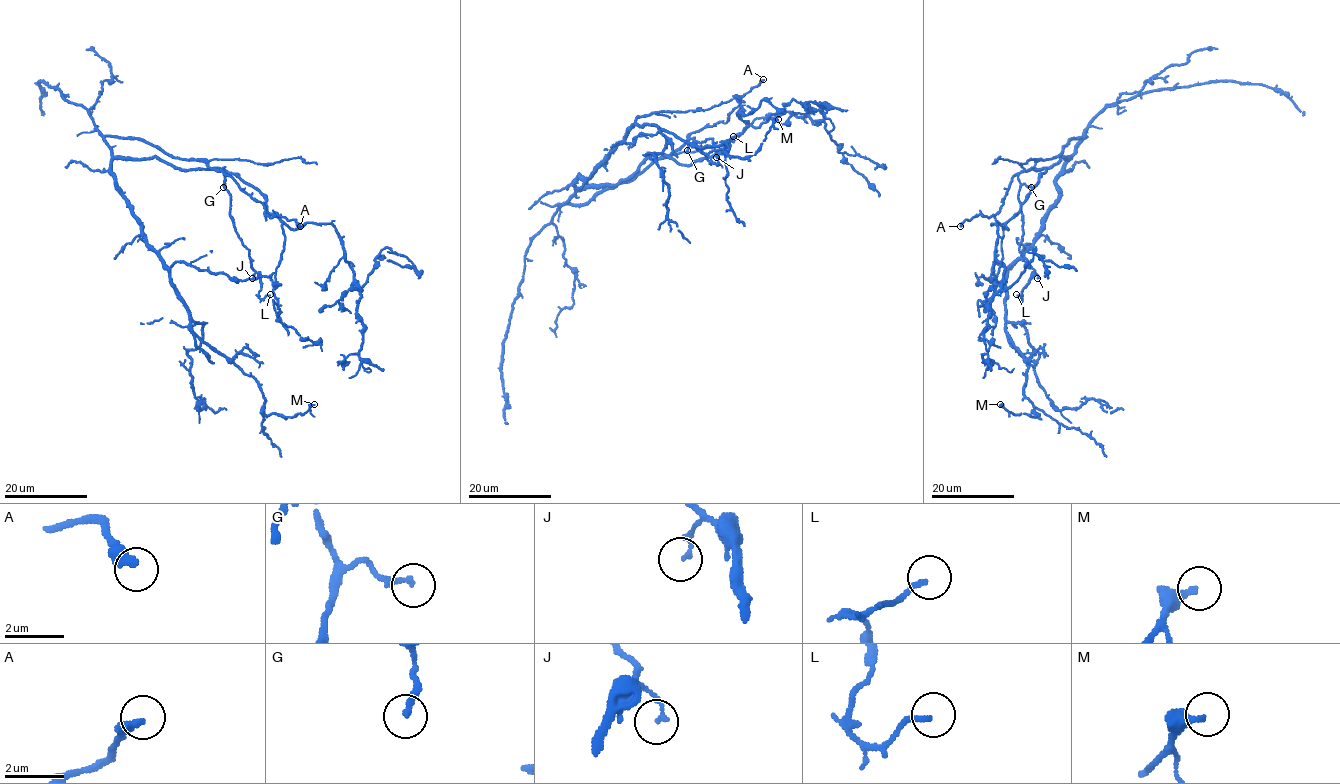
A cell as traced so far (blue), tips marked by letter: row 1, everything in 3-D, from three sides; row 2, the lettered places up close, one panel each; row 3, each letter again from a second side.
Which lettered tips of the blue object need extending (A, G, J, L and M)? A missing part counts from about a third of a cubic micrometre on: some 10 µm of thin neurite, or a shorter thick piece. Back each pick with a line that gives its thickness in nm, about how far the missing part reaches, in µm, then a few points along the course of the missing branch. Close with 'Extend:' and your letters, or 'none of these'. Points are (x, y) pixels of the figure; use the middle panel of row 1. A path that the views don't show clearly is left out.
Extend: none of these

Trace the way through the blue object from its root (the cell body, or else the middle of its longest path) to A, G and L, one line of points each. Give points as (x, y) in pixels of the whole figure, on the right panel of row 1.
A: (1065, 159), (1085, 136), (1072, 138), (1056, 157), (1039, 159), (1015, 173), (994, 215), (976, 215), (960, 226)
G: (1065, 159), (1085, 136), (1072, 138), (1056, 157), (1039, 159), (1031, 168), (1022, 171), (1017, 180), (1031, 187)
L: (1065, 159), (1085, 136), (1017, 177), (1020, 252), (1034, 273), (1022, 299), (1016, 294)

